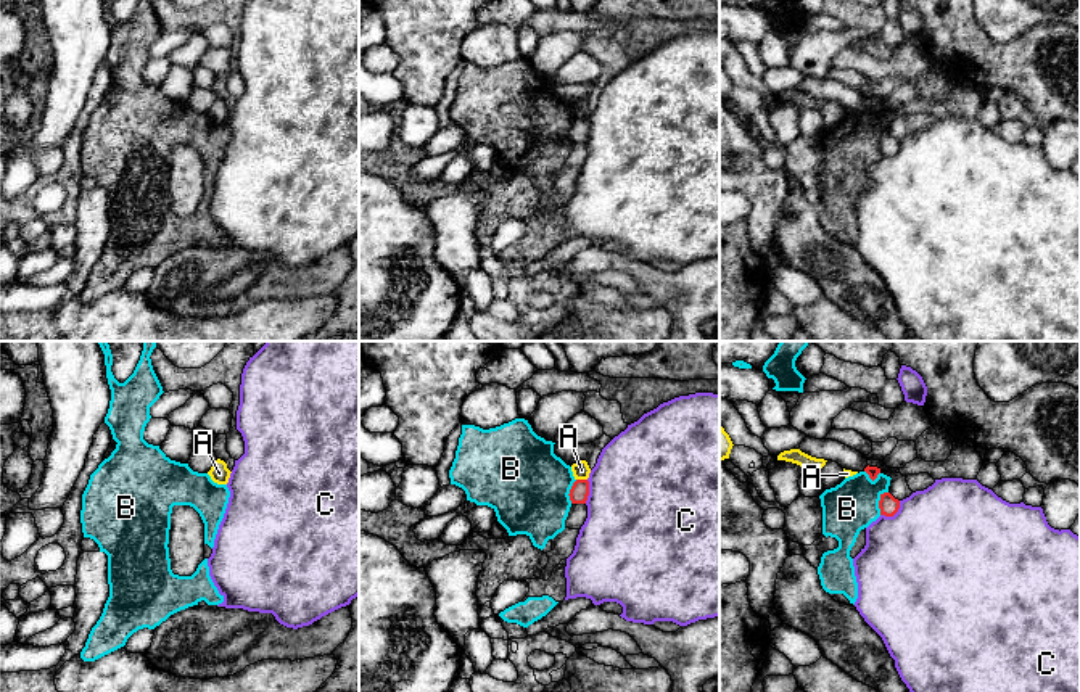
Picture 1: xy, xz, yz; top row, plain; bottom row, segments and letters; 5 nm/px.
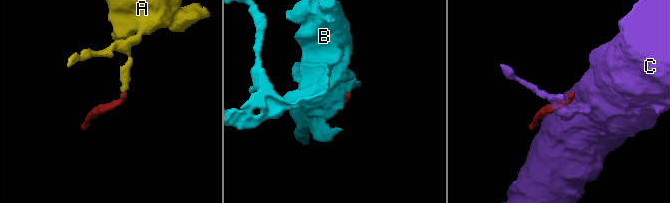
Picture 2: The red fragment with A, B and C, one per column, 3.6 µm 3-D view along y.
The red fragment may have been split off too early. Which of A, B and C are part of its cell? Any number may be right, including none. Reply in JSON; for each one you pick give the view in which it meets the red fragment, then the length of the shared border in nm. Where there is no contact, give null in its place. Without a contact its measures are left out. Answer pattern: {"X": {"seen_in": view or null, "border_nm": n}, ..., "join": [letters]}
{"join": []}

